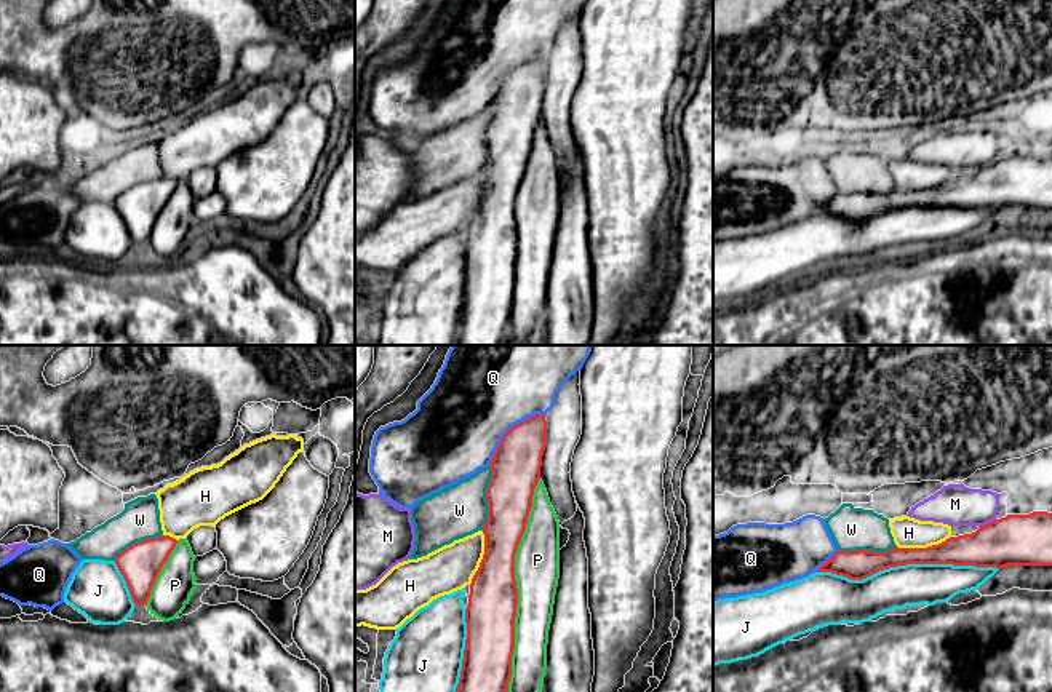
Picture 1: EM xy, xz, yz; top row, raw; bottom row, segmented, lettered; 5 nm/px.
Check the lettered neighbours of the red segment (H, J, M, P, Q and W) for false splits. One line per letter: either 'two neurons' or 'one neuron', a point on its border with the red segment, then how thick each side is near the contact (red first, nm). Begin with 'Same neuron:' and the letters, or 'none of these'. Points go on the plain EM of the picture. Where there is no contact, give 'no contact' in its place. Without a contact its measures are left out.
Same neuron: none of these
H: two neurons; contact xz (483, 198); calibres 240 and 240 nm
J: two neurons; contact yz (907, 205); calibres 150 and 200 nm
M: two neurons; contact yz (987, 167); calibres 260 and 200 nm
P: two neurons; contact xz (517, 232); calibres 260 and 220 nm
Q: two neurons; contact xz (509, 72); calibres 240 and 440 nm
W: two neurons; contact xz (486, 139); calibres 240 and 260 nm

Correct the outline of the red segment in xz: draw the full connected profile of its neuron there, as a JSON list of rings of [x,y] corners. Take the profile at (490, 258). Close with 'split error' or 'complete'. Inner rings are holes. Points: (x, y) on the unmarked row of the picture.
[[[536,56],[500,82],[489,109],[484,197],[470,225],[467,281],[452,345],[507,345],[515,292],[515,197],[540,121],[547,62]]]; complete

